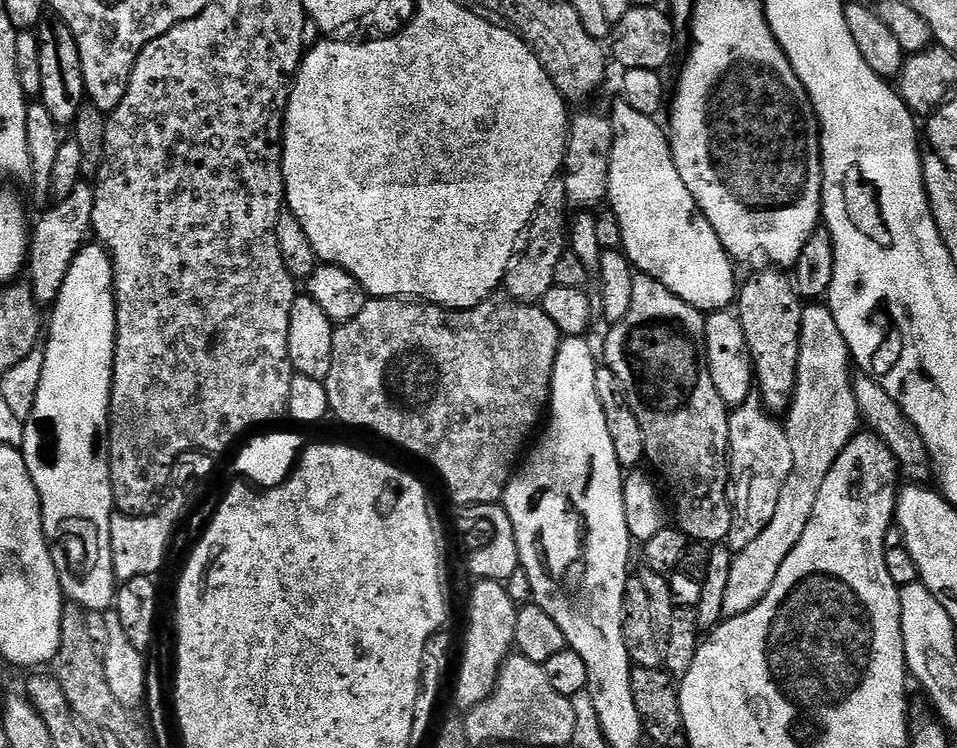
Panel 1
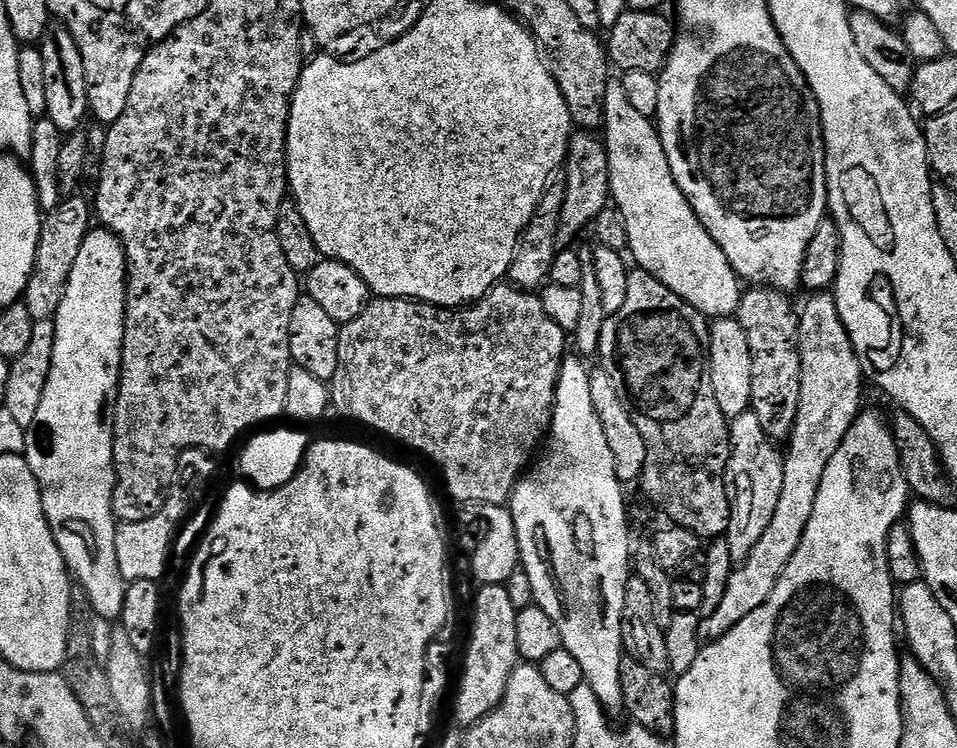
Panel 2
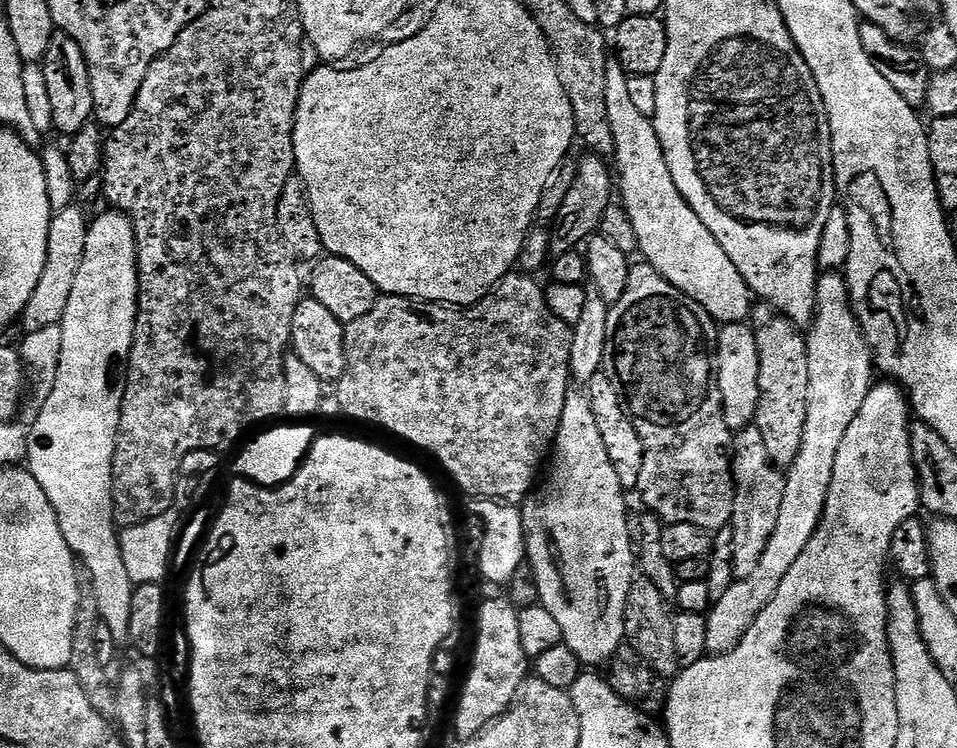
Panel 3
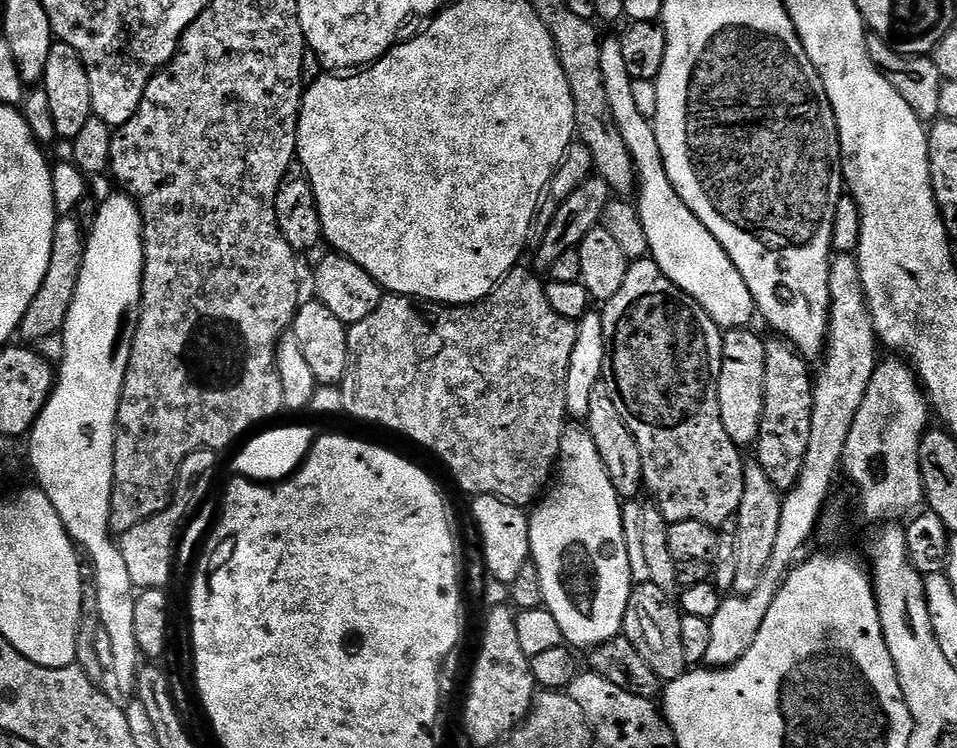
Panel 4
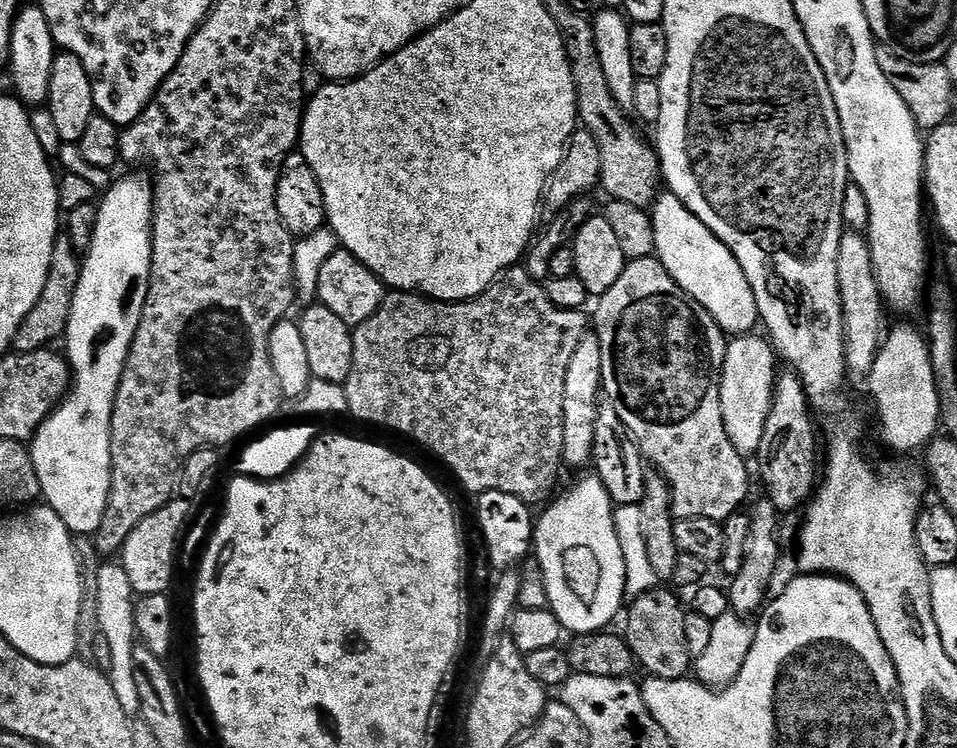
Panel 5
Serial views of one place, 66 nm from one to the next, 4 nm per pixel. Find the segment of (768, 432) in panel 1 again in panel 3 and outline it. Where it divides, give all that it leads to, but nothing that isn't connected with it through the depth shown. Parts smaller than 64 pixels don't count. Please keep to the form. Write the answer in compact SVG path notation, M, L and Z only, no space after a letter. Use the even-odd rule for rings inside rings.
M749 426L735 433L732 446L732 481L736 487L736 497L730 527L734 550L732 565L738 580L746 578L753 570L758 570L758 562L762 562L766 542L770 542L770 534L774 534L774 525L778 522L782 507L784 478L785 473L772 464L770 455L766 452L762 430Z

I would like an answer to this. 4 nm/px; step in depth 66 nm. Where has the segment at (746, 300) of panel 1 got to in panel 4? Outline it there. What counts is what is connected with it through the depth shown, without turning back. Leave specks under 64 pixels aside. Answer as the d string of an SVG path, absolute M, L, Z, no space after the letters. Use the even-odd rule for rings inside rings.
M783 338L771 339L764 340L764 409L760 419L760 433L754 444L754 448L757 448L755 459L771 484L781 492L787 492L797 484L810 442L814 376L808 373L809 361L796 351L791 342Z

